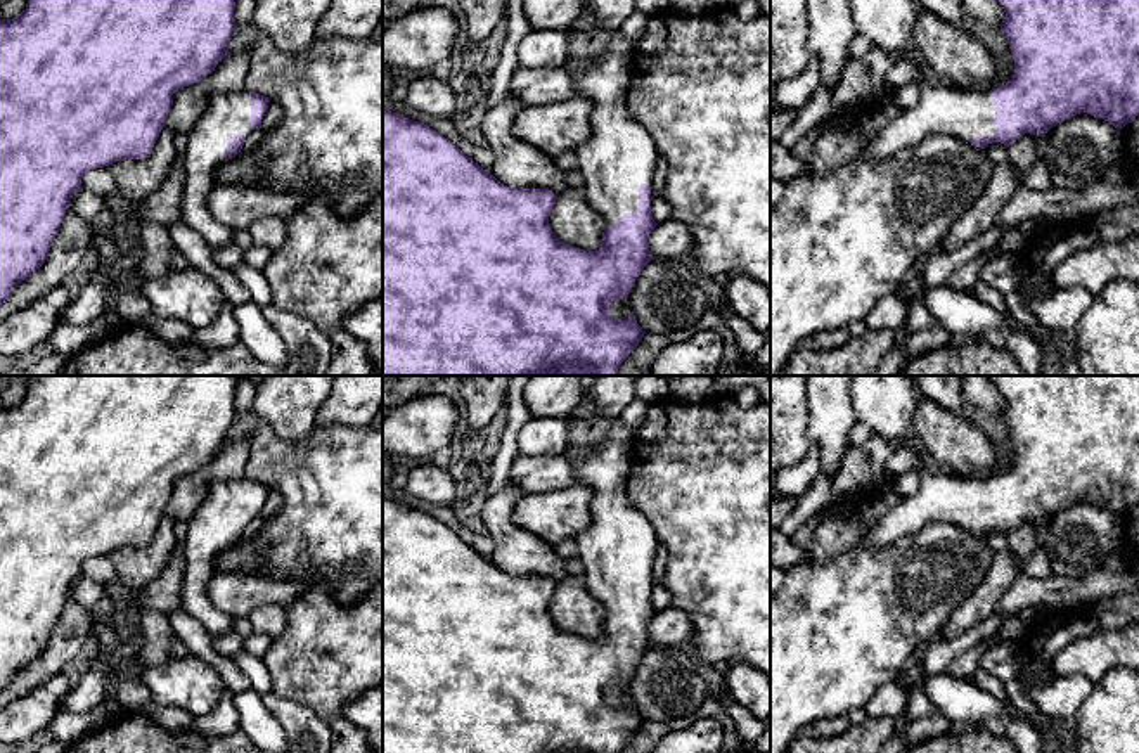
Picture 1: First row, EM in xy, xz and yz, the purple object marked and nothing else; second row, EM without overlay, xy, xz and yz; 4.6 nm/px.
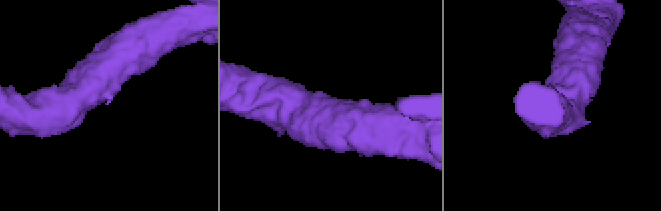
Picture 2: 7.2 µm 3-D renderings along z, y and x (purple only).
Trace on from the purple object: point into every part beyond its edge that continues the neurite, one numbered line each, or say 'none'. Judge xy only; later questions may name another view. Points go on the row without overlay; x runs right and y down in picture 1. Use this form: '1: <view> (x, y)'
1: xy (227, 502)

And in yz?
1: yz (966, 502)

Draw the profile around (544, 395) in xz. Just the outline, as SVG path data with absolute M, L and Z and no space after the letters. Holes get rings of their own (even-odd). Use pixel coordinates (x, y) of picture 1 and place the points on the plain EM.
M530 376L523 402L530 417L566 417L580 405L585 388L585 376Z

